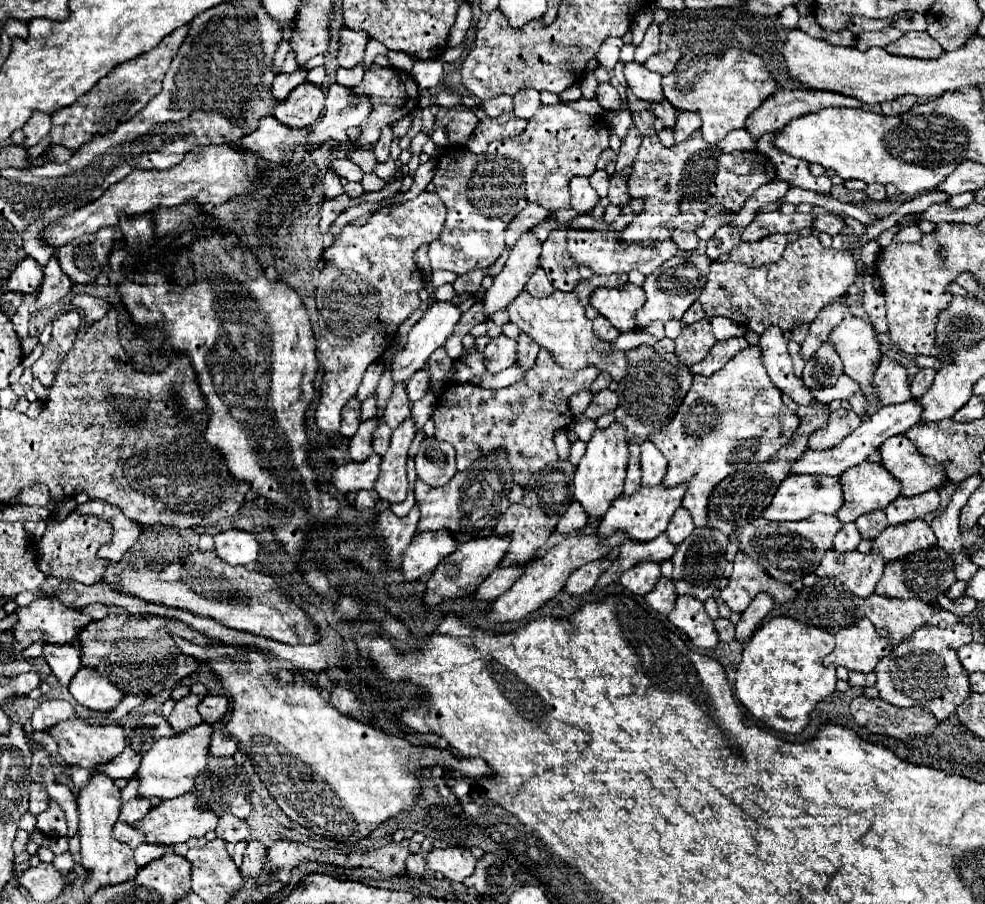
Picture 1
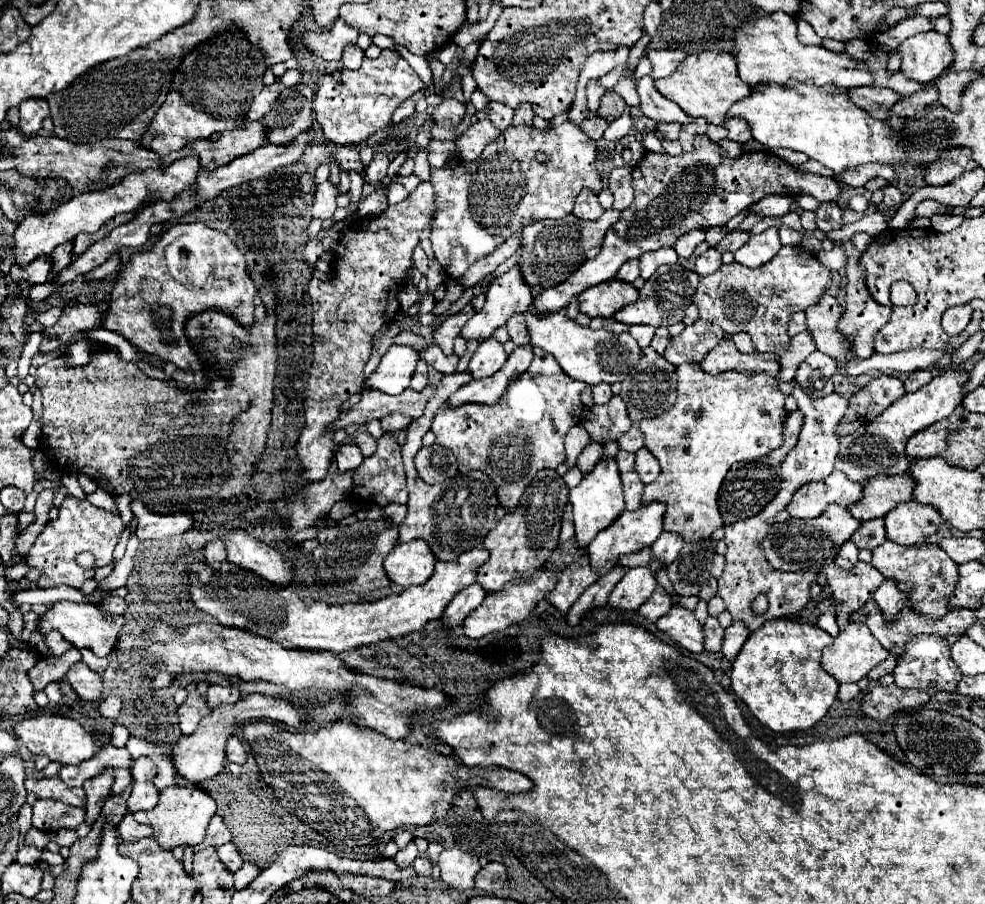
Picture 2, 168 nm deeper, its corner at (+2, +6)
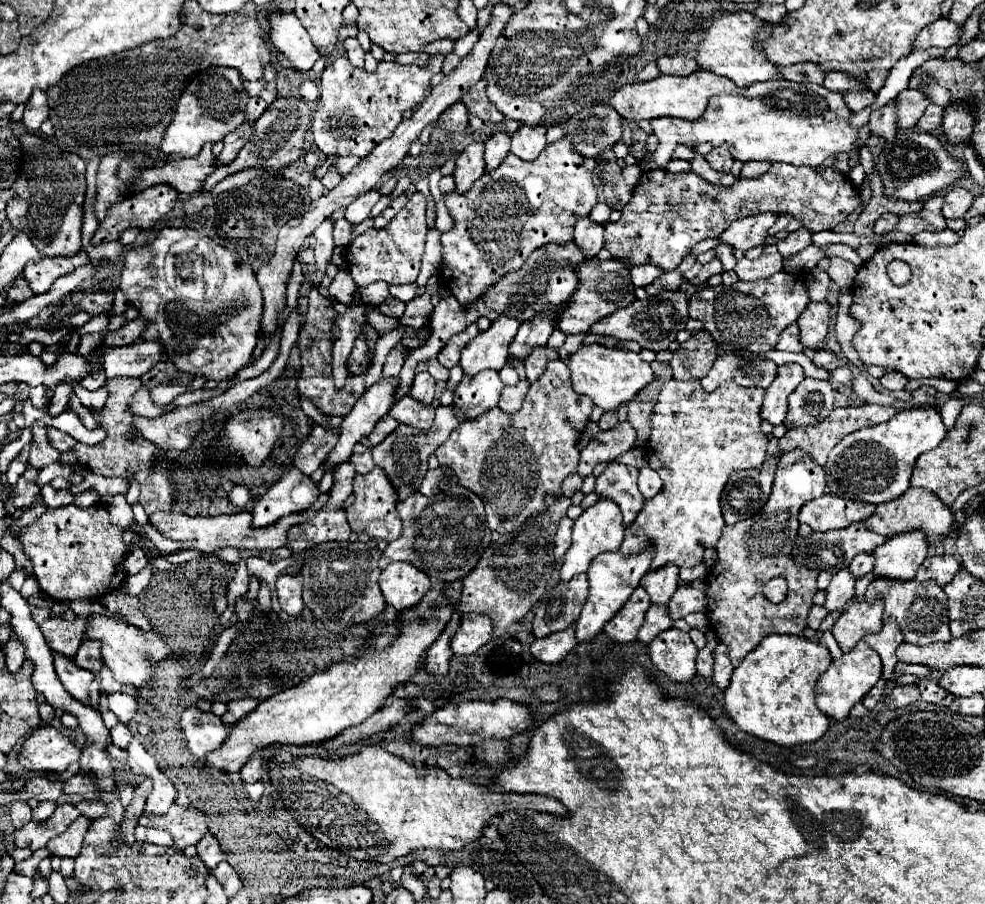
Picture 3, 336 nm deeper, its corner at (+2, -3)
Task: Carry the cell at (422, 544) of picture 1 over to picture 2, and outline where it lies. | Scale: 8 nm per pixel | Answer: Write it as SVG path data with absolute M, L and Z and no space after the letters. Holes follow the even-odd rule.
M419 538L405 544L397 544L385 558L383 566L387 576L395 584L409 588L413 584L427 582L433 574L435 562L437 558L435 554L431 554L431 548L427 548L427 542Z

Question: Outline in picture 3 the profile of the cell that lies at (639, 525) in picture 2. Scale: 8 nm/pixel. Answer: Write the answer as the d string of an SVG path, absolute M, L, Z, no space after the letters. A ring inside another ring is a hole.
M647 549L647 551L631 555L631 557L623 557L621 553L603 553L595 559L595 563L591 563L591 567L587 571L589 585L591 585L589 597L587 597L587 603L581 611L579 621L575 623L579 643L591 641L593 637L597 637L605 629L605 623L609 623L613 619L613 615L627 603L633 589L639 587L639 581L647 573L651 561L653 561L653 551Z

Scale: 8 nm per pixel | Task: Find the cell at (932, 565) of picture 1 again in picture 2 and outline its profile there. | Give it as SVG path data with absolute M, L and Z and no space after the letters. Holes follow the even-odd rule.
M883 580L883 584L873 594L873 600L883 610L887 620L891 620L901 608L907 606L907 594L903 594L899 586L895 586L895 582L891 580Z

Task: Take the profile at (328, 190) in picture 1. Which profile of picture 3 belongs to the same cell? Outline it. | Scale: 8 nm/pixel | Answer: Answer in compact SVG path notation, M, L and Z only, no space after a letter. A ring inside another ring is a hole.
M325 219L321 223L321 227L313 233L313 237L315 237L315 247L313 247L313 251L315 251L315 263L313 263L315 265L315 279L311 281L313 287L319 287L321 285L321 279L325 275L325 269L331 263L333 245L335 245L331 231L333 231L333 221L331 219Z

